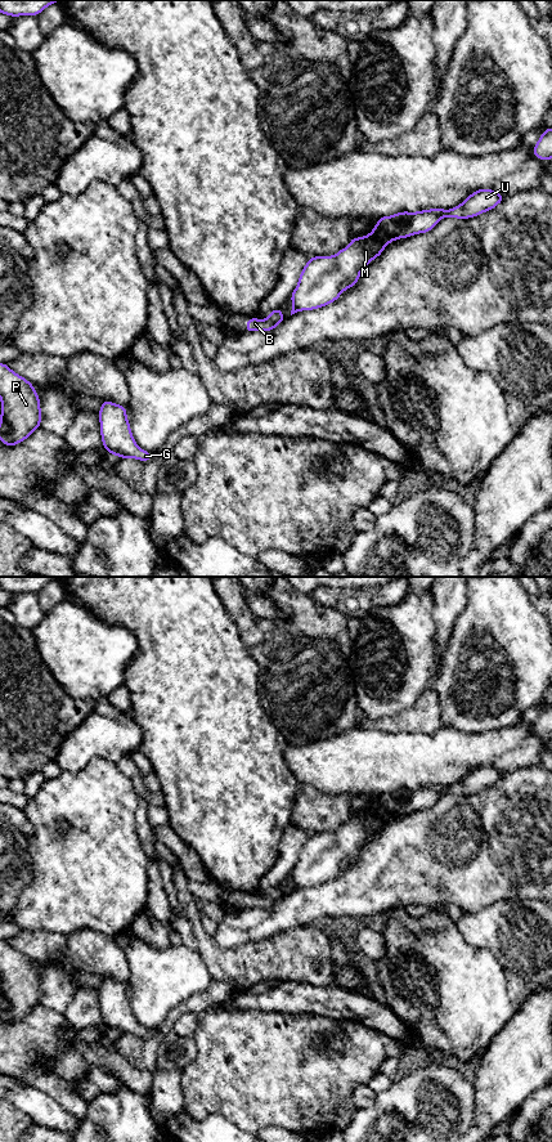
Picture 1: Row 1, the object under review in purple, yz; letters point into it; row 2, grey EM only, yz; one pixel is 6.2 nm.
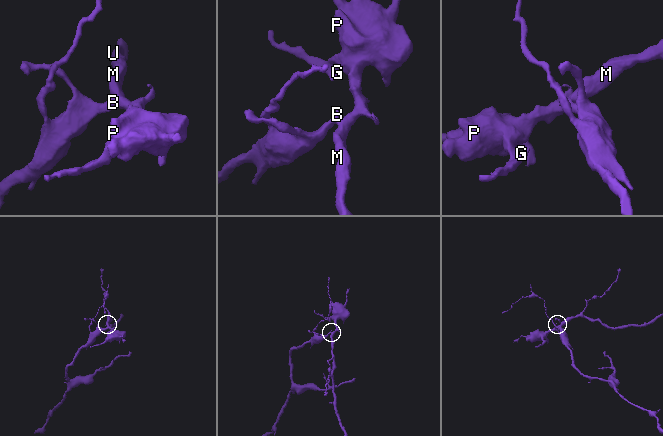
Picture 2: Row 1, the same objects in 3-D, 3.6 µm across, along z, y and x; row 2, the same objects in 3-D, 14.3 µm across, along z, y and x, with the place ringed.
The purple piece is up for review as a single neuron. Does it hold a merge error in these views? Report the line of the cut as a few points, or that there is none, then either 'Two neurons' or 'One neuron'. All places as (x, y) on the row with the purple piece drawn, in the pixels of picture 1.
Split along yz (268, 317), (278, 323). Two neurons

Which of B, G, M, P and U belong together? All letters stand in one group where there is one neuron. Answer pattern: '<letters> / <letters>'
B / G M P U

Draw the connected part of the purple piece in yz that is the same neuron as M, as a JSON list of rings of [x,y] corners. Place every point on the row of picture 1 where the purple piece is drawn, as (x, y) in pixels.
[[[477,189],[450,210],[401,211],[378,218],[378,223],[368,236],[351,237],[350,245],[336,255],[309,259],[291,295],[293,305],[291,315],[336,301],[345,290],[356,285],[360,272],[378,257],[391,241],[427,233],[445,216],[455,219],[477,216],[493,210],[503,198],[503,194],[493,189]]]

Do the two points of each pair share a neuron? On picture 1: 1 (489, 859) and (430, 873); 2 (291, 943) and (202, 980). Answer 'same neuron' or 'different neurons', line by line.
1: same neuron
2: different neurons

